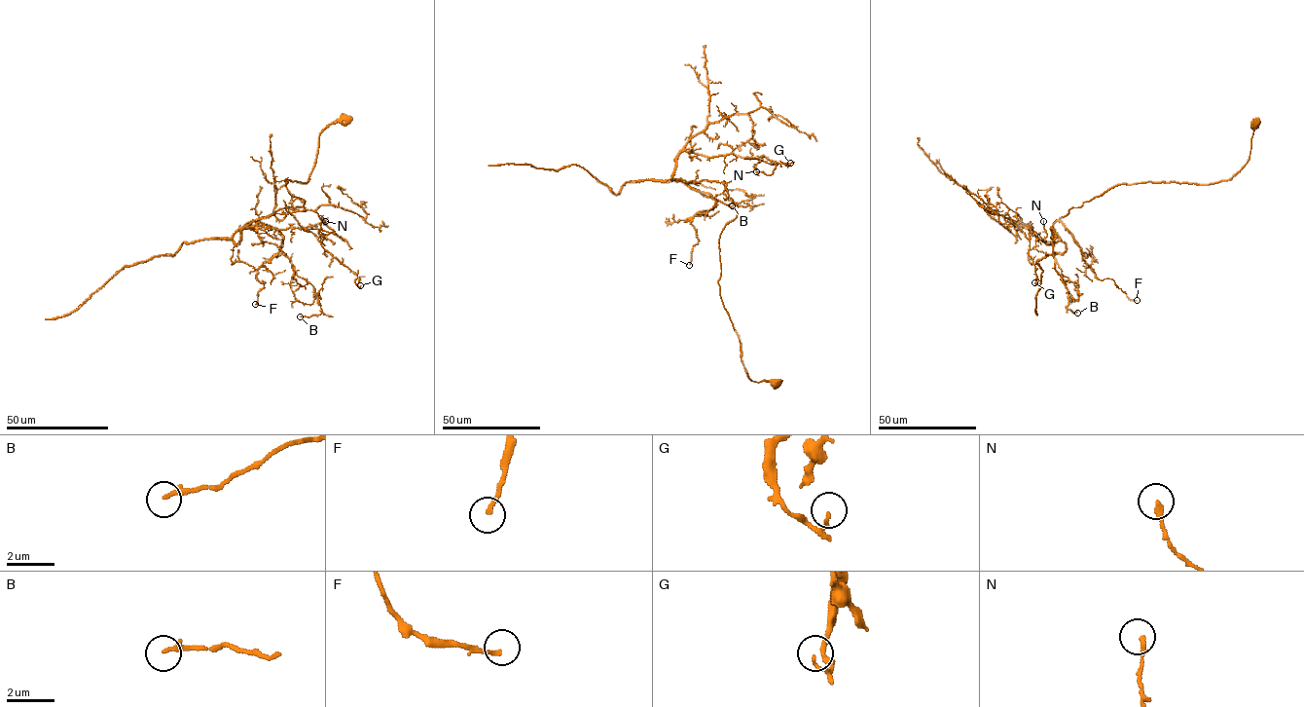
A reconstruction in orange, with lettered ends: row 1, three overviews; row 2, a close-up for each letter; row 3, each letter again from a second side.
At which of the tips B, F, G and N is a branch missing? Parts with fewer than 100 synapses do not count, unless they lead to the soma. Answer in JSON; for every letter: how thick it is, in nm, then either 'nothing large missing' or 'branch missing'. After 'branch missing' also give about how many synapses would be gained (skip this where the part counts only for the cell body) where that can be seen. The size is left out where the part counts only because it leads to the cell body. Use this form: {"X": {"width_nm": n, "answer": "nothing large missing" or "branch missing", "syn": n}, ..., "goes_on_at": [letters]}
{"B": {"width_nm": 190, "answer": "nothing large missing"}, "F": {"width_nm": 160, "answer": "nothing large missing"}, "G": {"width_nm": 110, "answer": "nothing large missing"}, "N": {"width_nm": 200, "answer": "nothing large missing"}, "goes_on_at": []}

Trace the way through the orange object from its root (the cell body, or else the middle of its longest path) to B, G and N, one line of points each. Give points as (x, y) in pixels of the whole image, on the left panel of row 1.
B: (344, 121), (320, 133), (308, 180), (285, 180), (304, 204), (243, 227), (313, 286), (322, 313), (300, 316)
G: (344, 121), (320, 133), (308, 180), (285, 180), (304, 204), (233, 242), (248, 225), (307, 230), (360, 285)
N: (344, 121), (320, 133), (308, 180), (285, 180), (304, 204), (233, 242), (248, 225), (344, 240), (325, 221)

